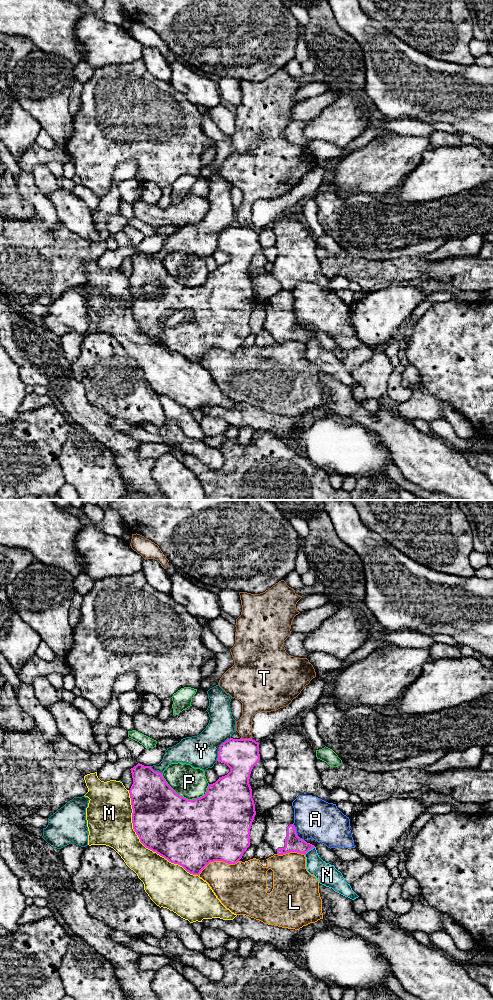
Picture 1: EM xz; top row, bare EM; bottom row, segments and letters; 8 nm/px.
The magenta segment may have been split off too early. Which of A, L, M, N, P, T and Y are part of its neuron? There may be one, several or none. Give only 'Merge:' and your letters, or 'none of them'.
Merge: none of them

